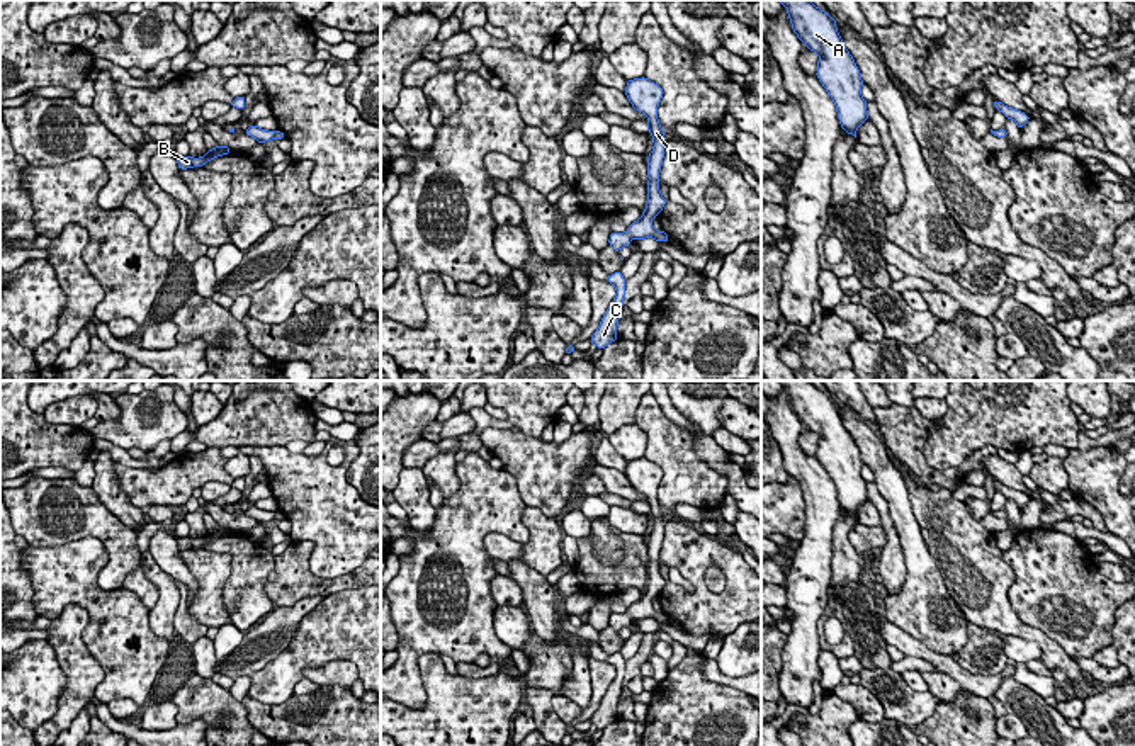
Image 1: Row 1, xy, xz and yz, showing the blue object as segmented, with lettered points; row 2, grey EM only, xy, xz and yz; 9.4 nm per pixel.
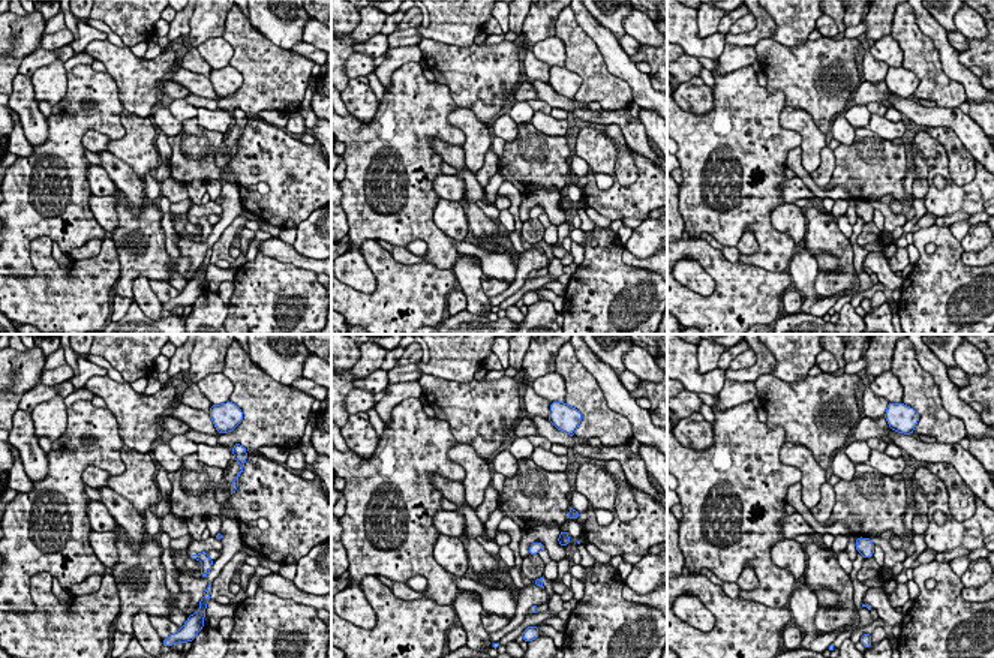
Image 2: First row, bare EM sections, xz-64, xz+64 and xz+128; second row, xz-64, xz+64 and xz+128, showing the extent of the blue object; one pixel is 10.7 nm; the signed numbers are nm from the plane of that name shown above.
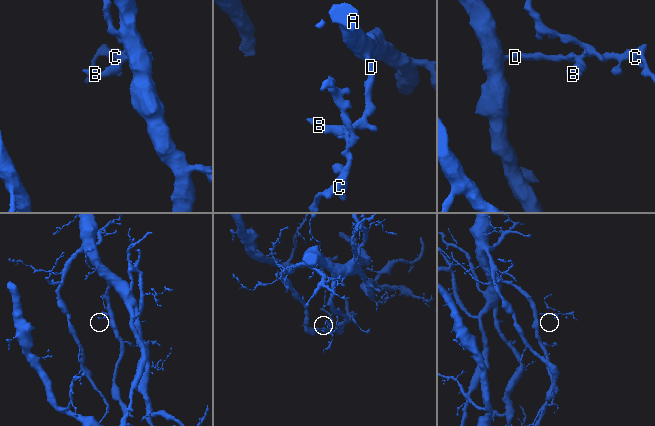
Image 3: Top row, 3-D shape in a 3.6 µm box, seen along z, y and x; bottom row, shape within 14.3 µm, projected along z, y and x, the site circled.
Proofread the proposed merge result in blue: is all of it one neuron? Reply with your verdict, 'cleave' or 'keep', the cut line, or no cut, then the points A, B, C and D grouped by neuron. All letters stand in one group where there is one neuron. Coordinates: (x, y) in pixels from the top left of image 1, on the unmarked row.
keep; cut none; groups A B C D

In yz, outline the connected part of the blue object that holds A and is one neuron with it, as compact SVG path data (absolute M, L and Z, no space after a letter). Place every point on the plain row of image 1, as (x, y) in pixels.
M778 381L787 387L799 420L819 435L816 457L836 484L841 508L856 518L858 506L868 501L867 481L861 478L861 455L844 428L836 401L810 381Z

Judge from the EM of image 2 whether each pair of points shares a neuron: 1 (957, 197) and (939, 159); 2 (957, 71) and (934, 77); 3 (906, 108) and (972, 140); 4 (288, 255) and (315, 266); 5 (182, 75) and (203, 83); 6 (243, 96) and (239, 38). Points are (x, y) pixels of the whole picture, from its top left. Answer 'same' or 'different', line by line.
1: same
2: different
3: same
4: same
5: same
6: same

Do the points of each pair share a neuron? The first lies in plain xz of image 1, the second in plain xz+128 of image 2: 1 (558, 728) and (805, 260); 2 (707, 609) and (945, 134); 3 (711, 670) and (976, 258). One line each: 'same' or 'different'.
1: same
2: different
3: same

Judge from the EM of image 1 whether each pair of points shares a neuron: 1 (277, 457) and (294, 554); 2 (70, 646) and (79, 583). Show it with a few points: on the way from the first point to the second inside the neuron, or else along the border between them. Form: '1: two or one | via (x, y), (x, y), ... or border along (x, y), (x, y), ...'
1: two | border along (293, 539), (313, 542), (310, 570), (315, 575)
2: two | border along (70, 602), (89, 614), (85, 644)

